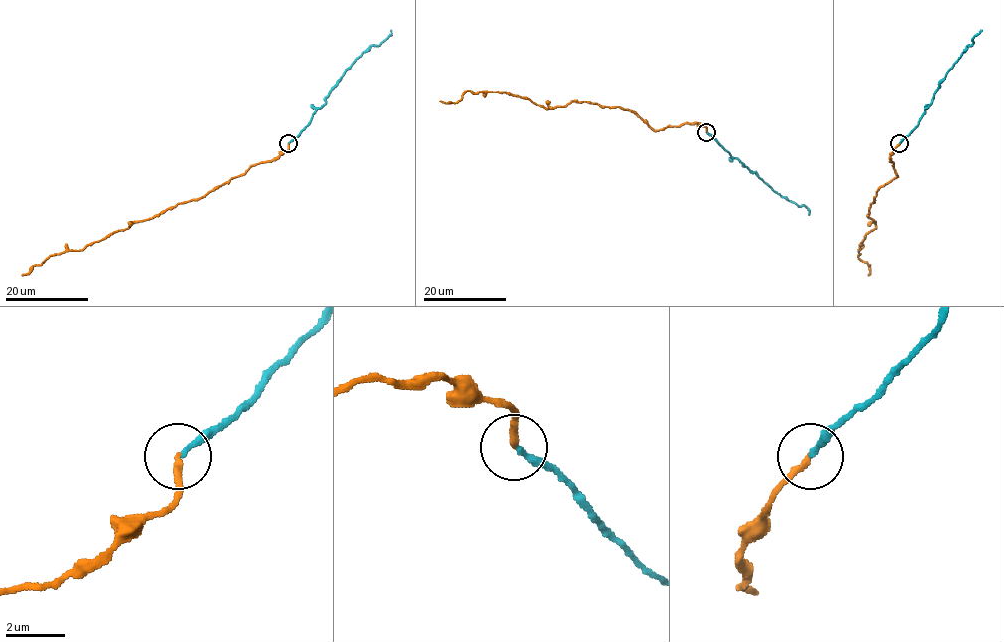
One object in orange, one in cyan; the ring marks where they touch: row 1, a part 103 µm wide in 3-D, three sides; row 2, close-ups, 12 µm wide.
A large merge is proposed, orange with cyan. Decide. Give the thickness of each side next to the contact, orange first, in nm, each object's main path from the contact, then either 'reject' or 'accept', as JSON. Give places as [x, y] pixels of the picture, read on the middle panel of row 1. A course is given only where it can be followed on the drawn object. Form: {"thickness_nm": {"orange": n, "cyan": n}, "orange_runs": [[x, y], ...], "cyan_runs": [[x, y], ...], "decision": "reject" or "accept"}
{"thickness_nm": {"orange": 220, "cyan": 200}, "orange_runs": [[706, 132], [695, 123], [653, 130], [634, 112], [584, 101], [546, 108], [467, 91], [455, 103], [439, 101]], "cyan_runs": [[707, 132], [782, 197], [799, 206], [804, 205], [808, 214]], "decision": "accept"}

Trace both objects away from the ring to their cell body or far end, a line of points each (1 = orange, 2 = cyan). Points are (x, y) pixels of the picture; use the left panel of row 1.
1: (288, 143), (277, 158), (254, 164), (201, 197), (134, 221), (82, 249), (49, 256), (21, 274)
2: (289, 143), (326, 103), (326, 97), (351, 65), (364, 51), (386, 39), (391, 34), (390, 30)

